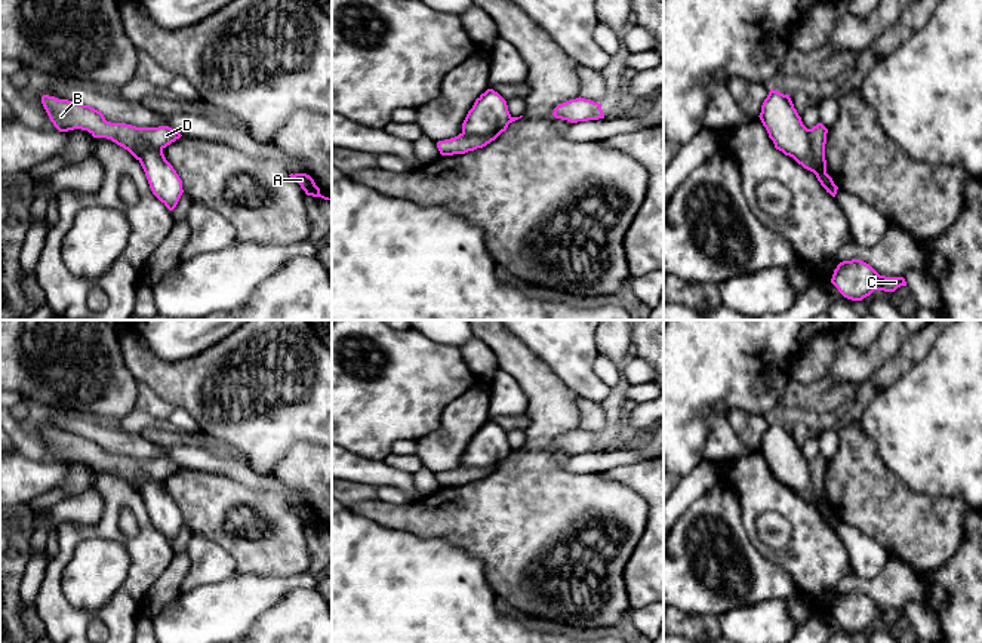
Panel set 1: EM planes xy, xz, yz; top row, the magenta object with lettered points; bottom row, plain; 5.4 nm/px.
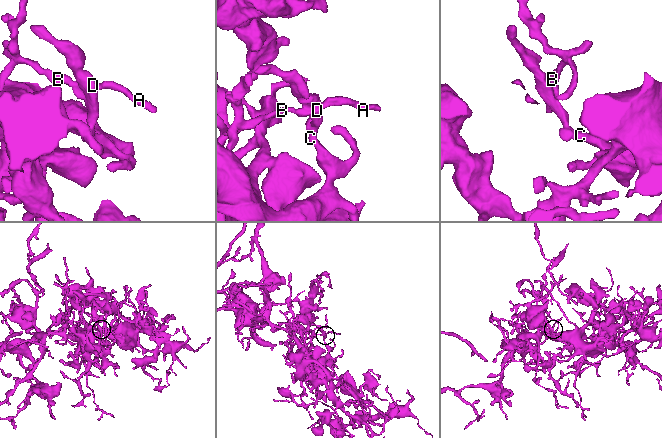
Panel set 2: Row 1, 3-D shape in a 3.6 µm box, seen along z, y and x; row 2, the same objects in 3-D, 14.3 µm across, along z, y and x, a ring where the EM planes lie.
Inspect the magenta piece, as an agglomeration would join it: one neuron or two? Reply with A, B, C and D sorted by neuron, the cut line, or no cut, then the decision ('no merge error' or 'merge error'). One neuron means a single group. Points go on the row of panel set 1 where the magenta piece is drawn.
A B D / C; cut in yz along (807, 129), (816, 165), (825, 172); merge error

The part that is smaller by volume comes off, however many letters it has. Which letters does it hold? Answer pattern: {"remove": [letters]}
{"remove": ["A", "B", "D"]}

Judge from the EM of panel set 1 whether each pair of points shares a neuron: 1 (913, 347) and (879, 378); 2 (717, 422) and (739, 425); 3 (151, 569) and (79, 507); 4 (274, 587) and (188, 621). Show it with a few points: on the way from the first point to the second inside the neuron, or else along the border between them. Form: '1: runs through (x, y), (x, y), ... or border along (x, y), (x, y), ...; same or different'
1: runs through (905, 356), (887, 374); same
2: border along (725, 417), (735, 434), (753, 449); different
3: border along (102, 495), (102, 516), (97, 522), (61, 522); different
4: runs through (254, 594), (240, 599), (222, 612), (209, 614); same

